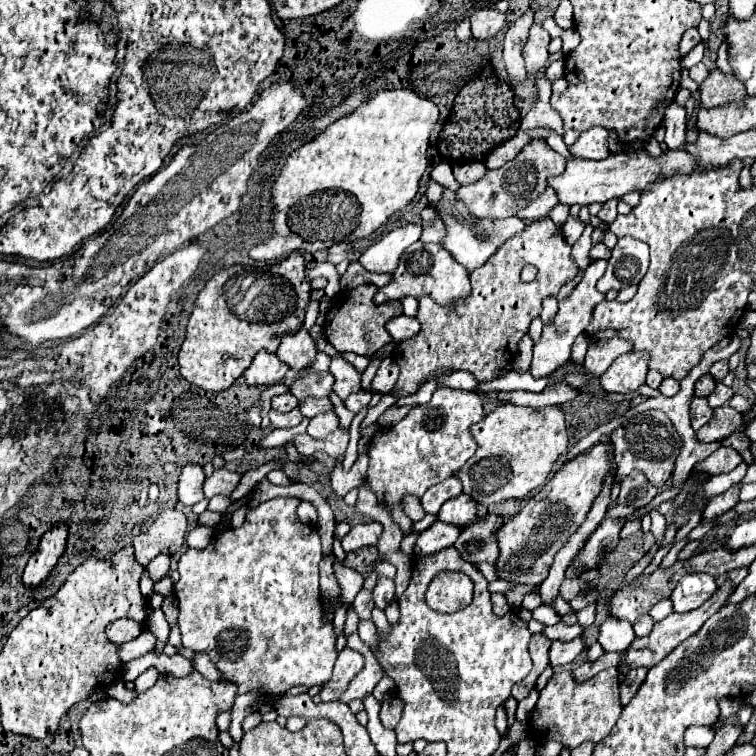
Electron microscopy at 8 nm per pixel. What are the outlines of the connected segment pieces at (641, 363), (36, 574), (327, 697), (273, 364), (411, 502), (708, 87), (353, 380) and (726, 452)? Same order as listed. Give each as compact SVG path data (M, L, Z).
M646 352L622 354L600 376L602 388L606 392L618 392L618 394L628 394L628 392L638 390L646 380L648 362L650 362L650 358L646 356Z
M58 522L40 538L40 546L30 556L26 570L24 570L24 584L26 586L36 588L48 576L48 572L56 566L58 558L64 552L66 536L68 536L68 526L64 522Z
M344 648L334 664L334 674L330 678L330 682L320 690L320 698L322 702L330 702L330 700L338 700L340 694L346 690L346 686L350 684L350 680L362 670L364 666L364 656Z
M260 350L254 356L250 368L244 372L244 378L250 386L272 386L272 384L280 382L288 370L290 370L290 366L280 362L276 354Z
M404 496L404 500L402 500L402 508L404 508L406 516L408 516L412 522L424 518L422 504L420 504L420 500L418 500L416 496Z
M714 68L700 84L700 100L706 108L722 106L728 102L740 102L746 98L744 84L734 74L722 74Z
M332 358L330 364L330 374L334 376L334 392L346 400L350 394L360 390L360 372L354 370L354 366L350 362L346 362L344 358Z
M722 446L714 454L710 454L702 464L696 464L694 470L706 472L706 474L722 474L722 472L734 470L740 462L742 462L742 456L734 448Z

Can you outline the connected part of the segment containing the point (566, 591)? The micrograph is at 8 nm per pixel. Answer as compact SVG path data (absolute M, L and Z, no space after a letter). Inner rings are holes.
M564 578L562 586L560 586L560 594L562 594L562 598L568 602L568 600L572 600L574 596L578 596L578 592L580 592L578 578Z

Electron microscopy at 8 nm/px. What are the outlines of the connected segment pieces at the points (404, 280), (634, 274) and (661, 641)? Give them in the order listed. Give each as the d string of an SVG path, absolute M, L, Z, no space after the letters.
M418 240L406 248L402 260L398 260L398 268L392 274L390 284L376 290L374 302L382 304L388 300L402 300L404 296L418 298L420 294L428 294L438 304L450 304L470 294L470 280L466 268L462 268L440 244L422 244Z
M624 236L618 240L618 244L612 250L612 256L608 258L608 268L598 280L596 288L600 292L608 290L620 290L632 284L638 284L648 270L648 244Z
M726 582L726 584L724 584L720 590L716 590L714 596L712 596L706 604L702 604L700 608L696 608L696 610L692 610L692 612L684 612L684 614L672 612L672 614L668 614L664 620L654 622L652 632L650 632L648 636L644 636L644 638L634 638L634 642L632 642L632 644L628 646L628 650L622 654L620 668L622 668L622 666L628 666L628 668L652 668L652 666L656 666L656 664L658 664L666 654L670 654L680 642L684 642L688 636L696 634L696 632L700 630L700 626L702 626L714 612L718 612L718 610L724 606L724 600L726 600L732 592L734 592L734 588Z

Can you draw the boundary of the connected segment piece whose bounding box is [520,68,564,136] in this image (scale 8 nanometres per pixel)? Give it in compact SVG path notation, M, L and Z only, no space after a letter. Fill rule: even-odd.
M546 68L542 72L538 72L536 76L536 88L538 88L538 98L536 104L532 106L532 110L522 118L520 130L528 132L534 128L546 128L546 130L554 130L558 136L564 134L564 124L562 124L562 116L550 106L550 80L546 78Z

